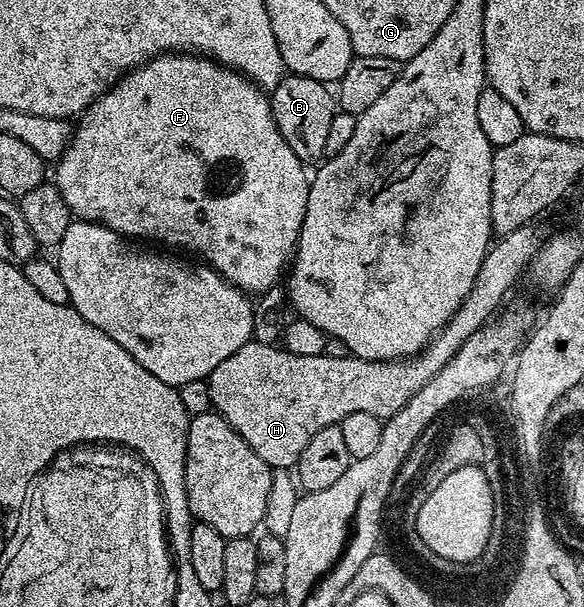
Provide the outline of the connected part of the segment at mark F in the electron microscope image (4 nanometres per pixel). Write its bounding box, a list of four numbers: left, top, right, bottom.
[55,52,310,296]

